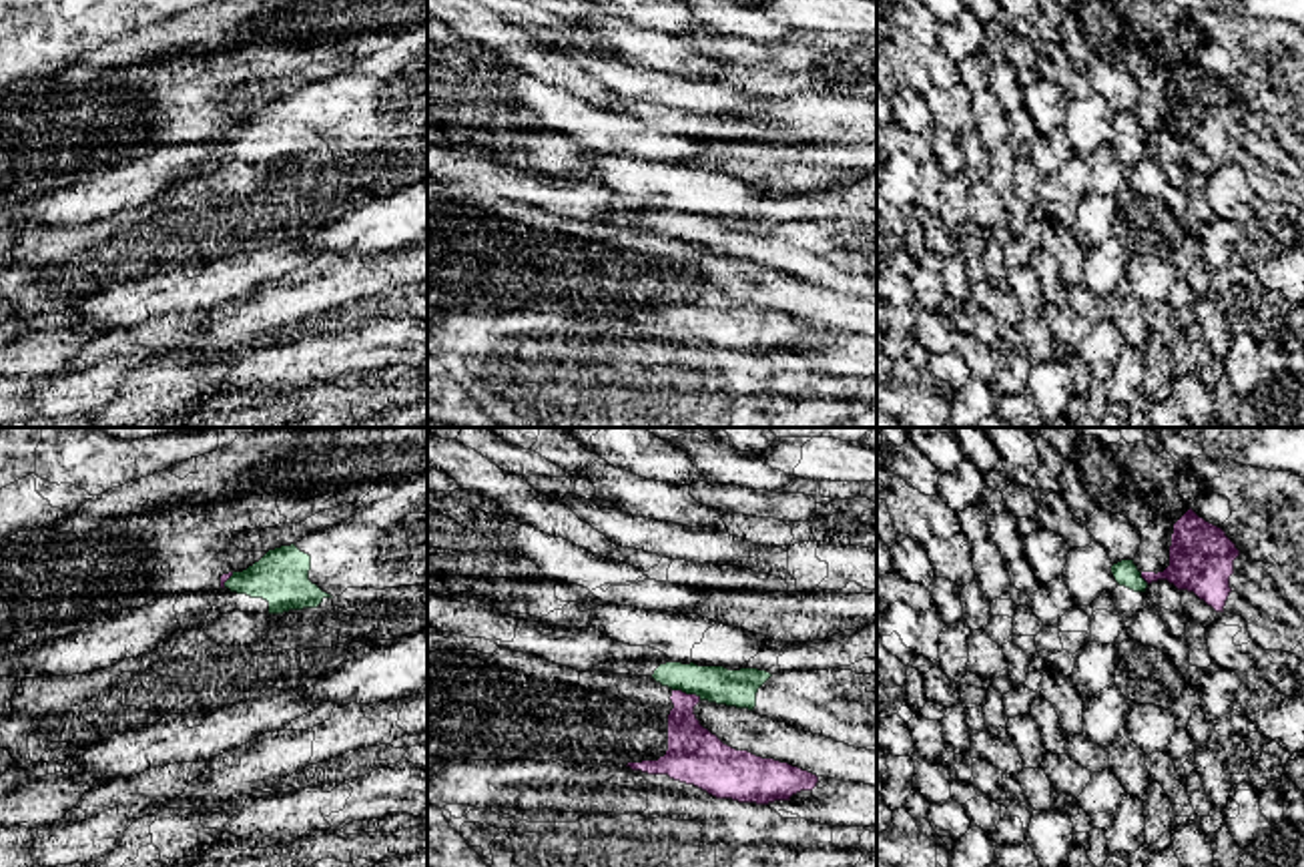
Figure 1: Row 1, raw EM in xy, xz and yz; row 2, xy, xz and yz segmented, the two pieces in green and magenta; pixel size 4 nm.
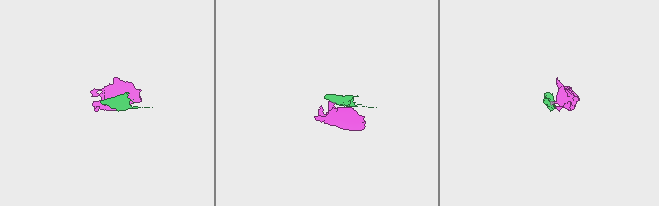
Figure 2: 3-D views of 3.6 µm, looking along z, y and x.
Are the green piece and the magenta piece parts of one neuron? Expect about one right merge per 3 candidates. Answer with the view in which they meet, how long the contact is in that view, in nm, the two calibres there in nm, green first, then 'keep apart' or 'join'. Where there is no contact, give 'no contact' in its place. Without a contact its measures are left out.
xz | 130 nm | 150/220 nm | keep apart

